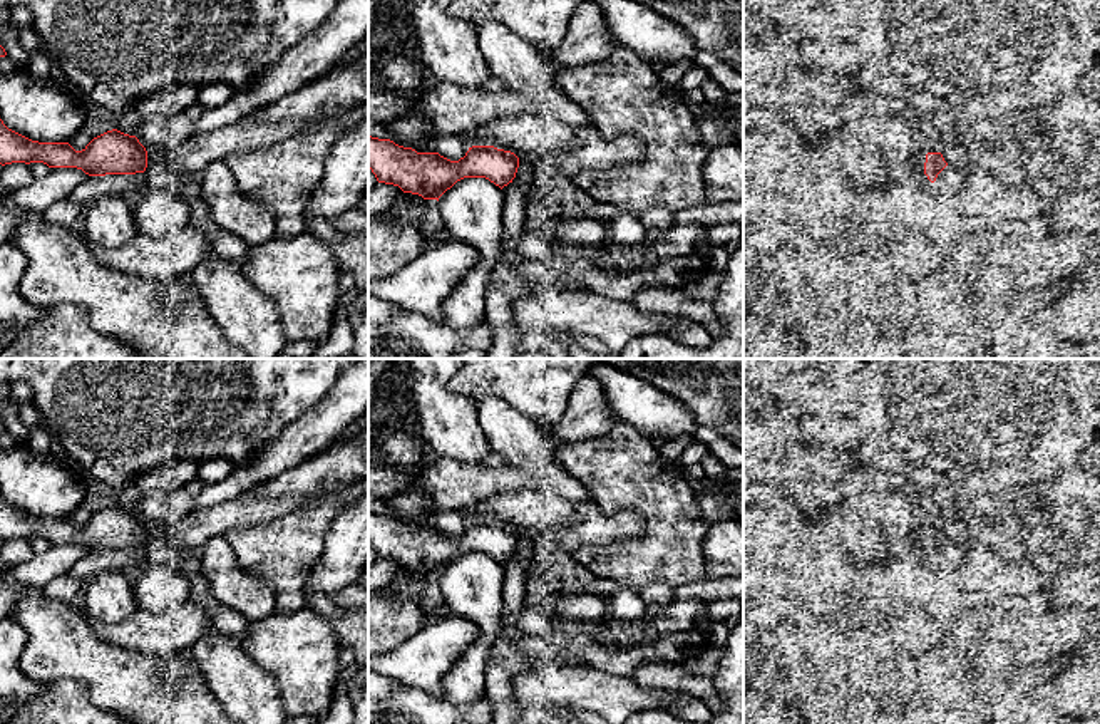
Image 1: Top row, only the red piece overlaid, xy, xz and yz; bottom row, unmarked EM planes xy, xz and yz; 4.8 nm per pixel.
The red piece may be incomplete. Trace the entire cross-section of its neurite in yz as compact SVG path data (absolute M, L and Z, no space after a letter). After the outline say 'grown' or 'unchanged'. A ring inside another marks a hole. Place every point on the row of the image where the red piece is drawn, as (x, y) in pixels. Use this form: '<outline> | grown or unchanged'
M914 147L902 163L909 168L921 169L931 183L934 183L938 174L948 166L941 153L926 153L918 147Z | grown

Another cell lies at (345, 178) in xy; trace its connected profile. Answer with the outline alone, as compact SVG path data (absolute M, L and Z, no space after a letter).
M368 116L340 134L325 159L321 183L313 191L306 209L306 220L323 216L330 221L360 209L368 189Z

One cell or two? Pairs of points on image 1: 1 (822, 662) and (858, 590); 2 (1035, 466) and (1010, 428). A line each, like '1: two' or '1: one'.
1: one
2: one

